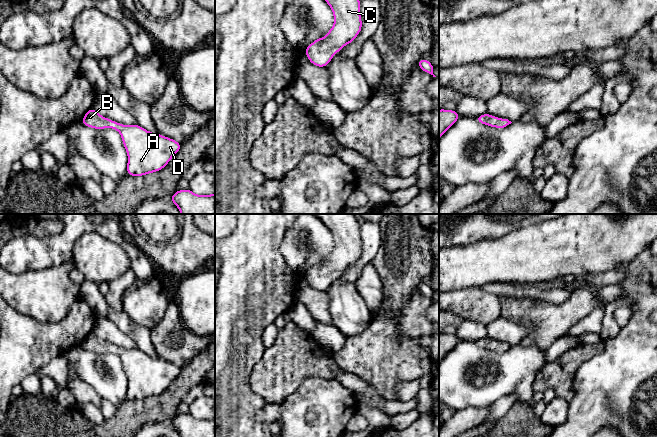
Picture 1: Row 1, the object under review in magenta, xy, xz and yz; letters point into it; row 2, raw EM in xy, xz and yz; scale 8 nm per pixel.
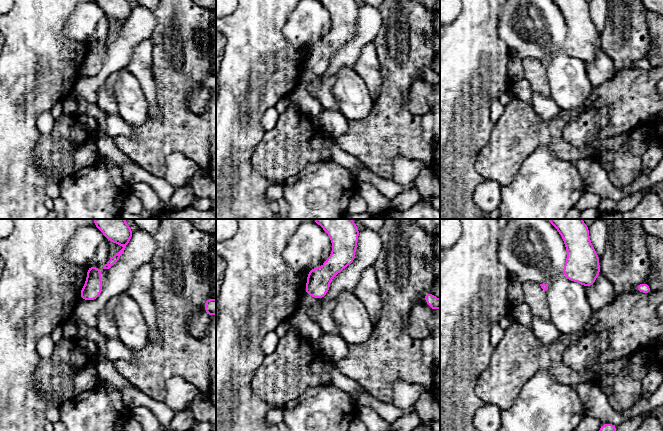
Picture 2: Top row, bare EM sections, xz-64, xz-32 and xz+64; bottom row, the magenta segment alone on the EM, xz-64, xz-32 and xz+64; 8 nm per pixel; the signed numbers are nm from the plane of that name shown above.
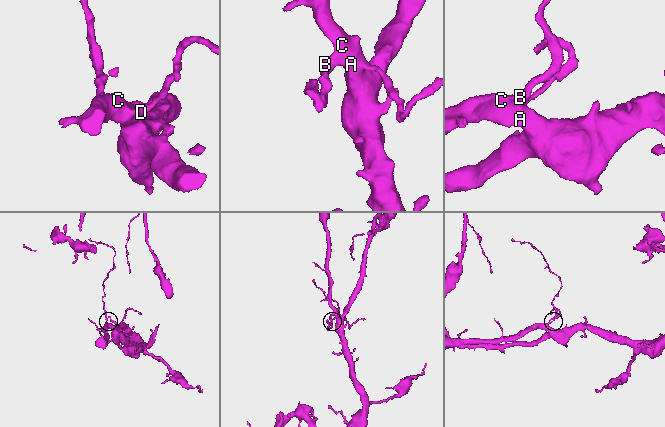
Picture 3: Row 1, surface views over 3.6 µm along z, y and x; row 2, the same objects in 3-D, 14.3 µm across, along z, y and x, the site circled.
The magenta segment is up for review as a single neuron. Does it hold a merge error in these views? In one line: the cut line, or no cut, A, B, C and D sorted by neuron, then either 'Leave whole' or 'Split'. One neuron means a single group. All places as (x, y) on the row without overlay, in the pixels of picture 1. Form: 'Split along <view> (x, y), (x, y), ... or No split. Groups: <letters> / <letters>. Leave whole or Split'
No split. Groups: A B C D. Leave whole

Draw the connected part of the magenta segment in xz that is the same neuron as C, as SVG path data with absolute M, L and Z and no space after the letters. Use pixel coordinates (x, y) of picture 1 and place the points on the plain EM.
M313 214L330 230L334 249L325 262L317 262L308 269L305 278L317 291L326 291L335 277L353 266L361 256L360 227L353 214Z

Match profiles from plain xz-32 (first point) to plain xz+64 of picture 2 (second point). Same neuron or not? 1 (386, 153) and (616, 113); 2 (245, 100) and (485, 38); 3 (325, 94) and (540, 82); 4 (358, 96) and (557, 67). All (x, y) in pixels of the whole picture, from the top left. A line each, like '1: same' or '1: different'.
1: different
2: same
3: same
4: same

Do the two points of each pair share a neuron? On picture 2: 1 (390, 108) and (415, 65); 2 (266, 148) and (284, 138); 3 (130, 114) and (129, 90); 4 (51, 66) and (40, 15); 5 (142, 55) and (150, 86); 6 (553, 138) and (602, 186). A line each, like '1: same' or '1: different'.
1: same
2: same
3: same
4: same
5: same
6: different

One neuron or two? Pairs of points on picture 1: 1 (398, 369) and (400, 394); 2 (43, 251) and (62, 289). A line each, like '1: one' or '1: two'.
1: two
2: two

